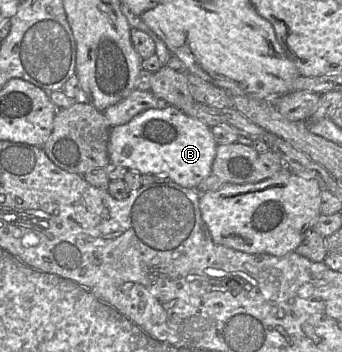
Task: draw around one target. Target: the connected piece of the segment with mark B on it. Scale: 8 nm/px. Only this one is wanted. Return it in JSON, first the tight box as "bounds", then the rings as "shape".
{"bounds":[108,106,217,190],"shape":[[[174,106],[148,109],[126,124],[111,127],[108,152],[110,163],[140,174],[166,177],[174,183],[196,190],[209,176],[217,142],[211,127]]]}

